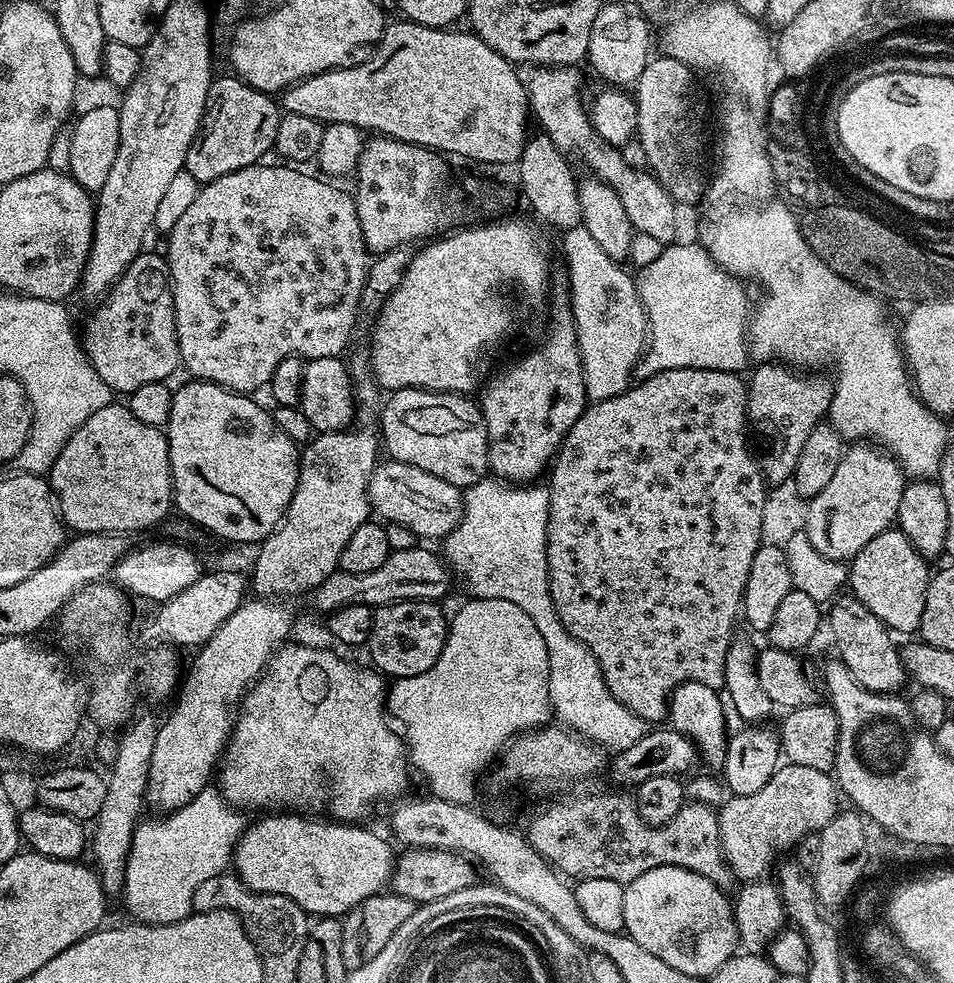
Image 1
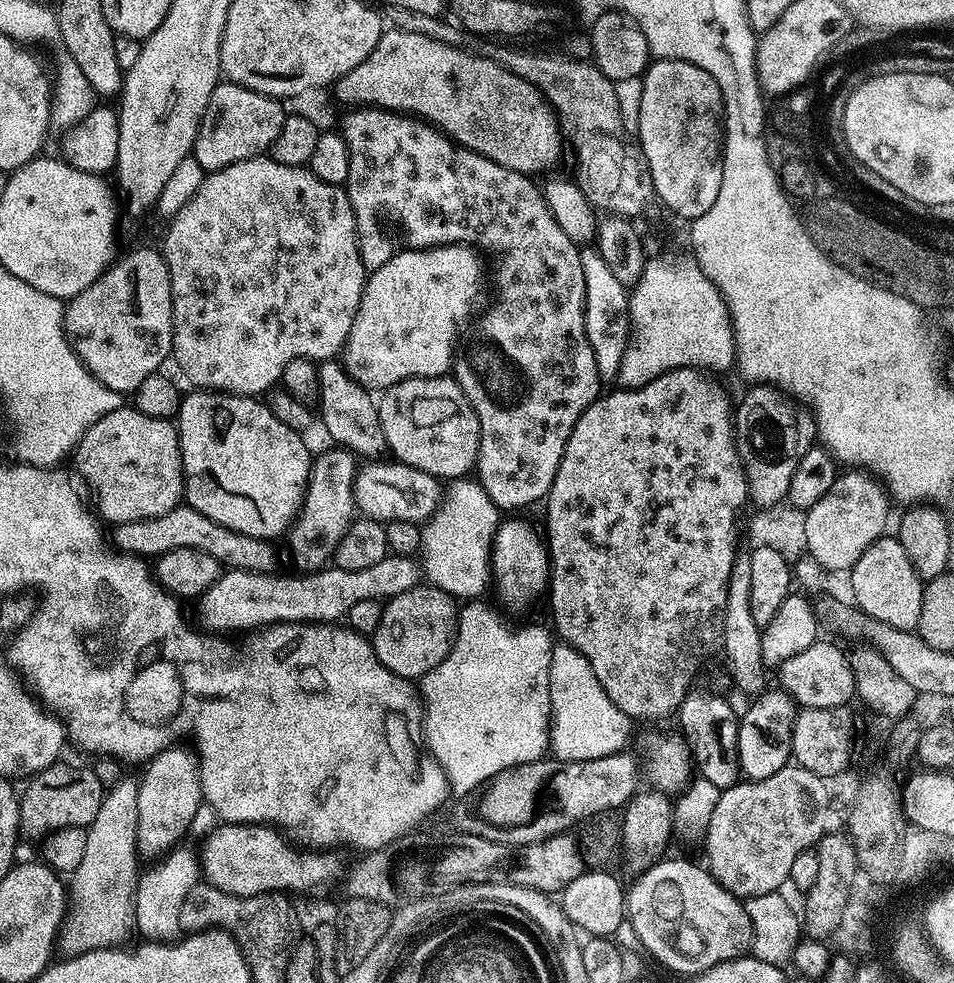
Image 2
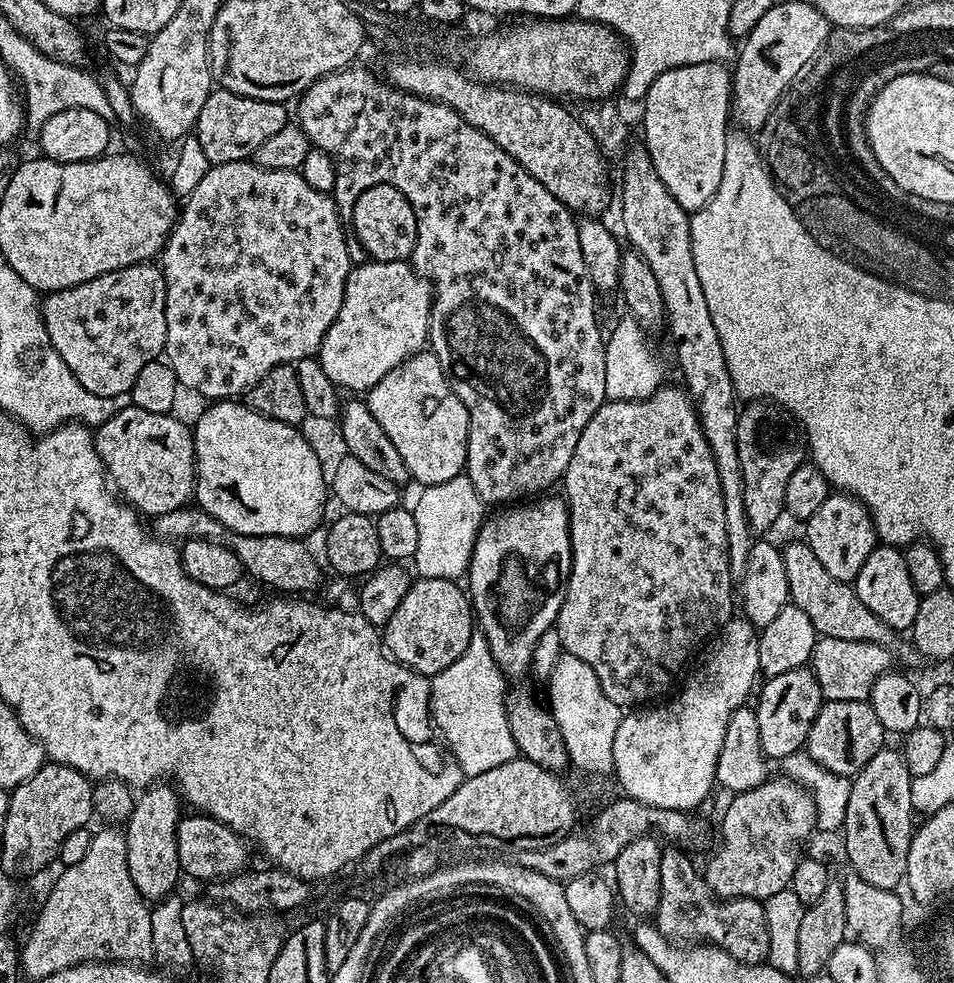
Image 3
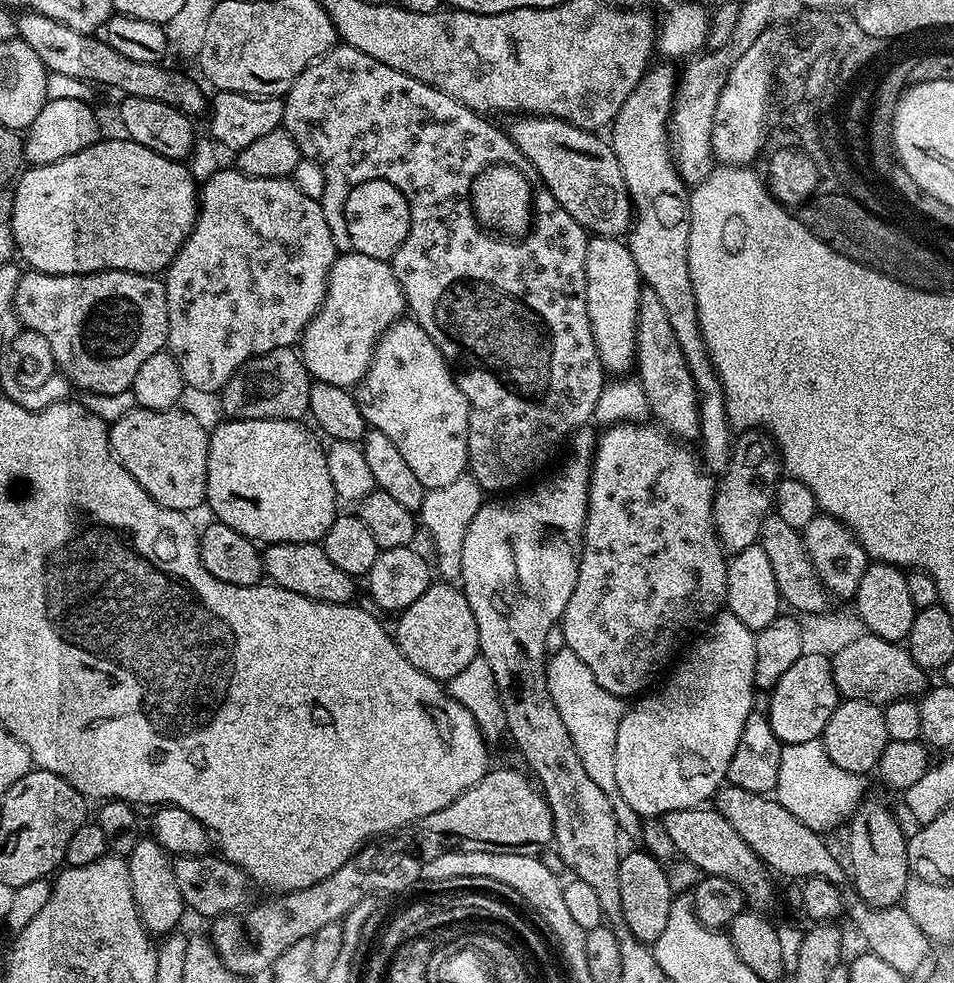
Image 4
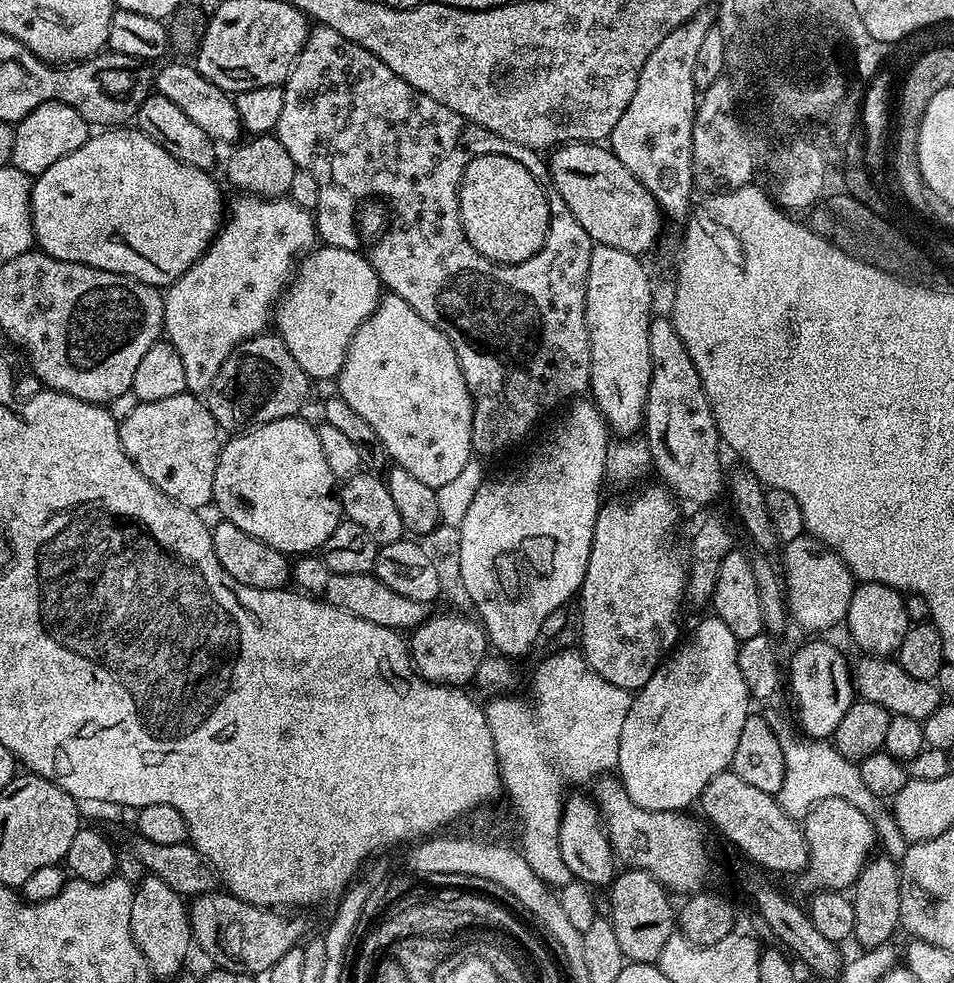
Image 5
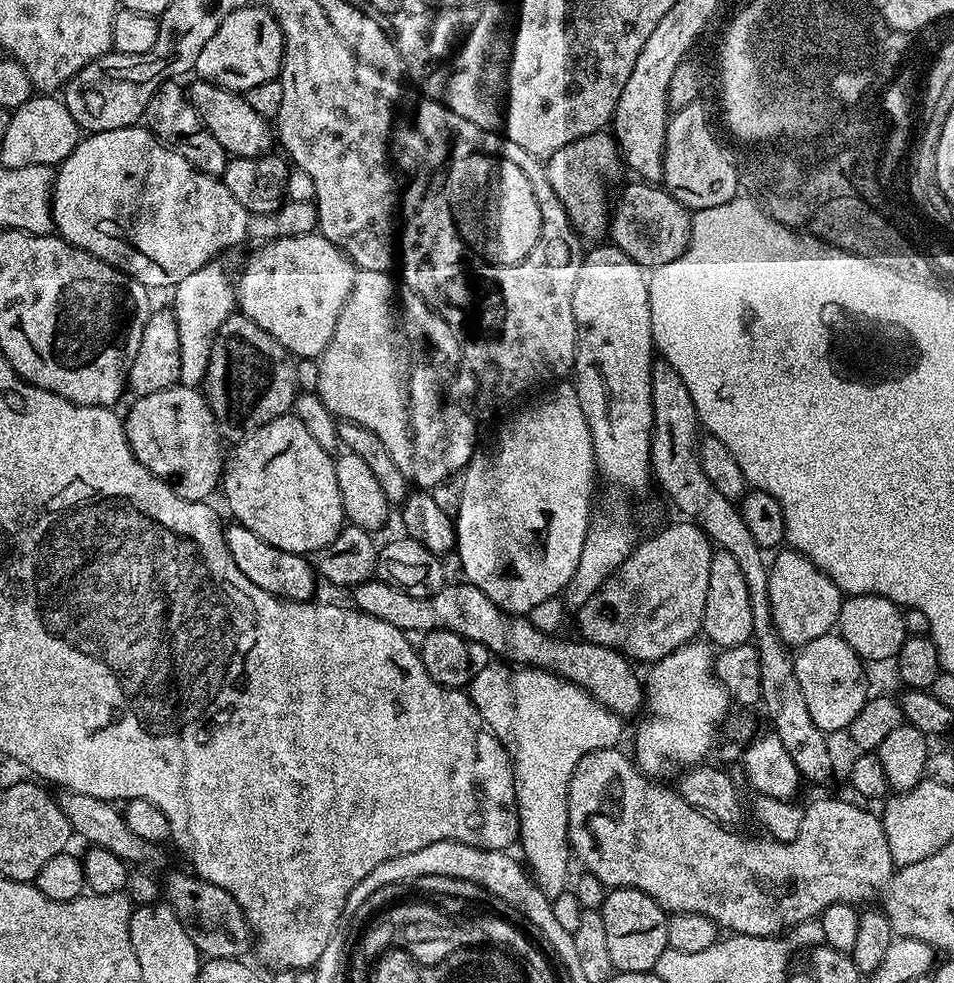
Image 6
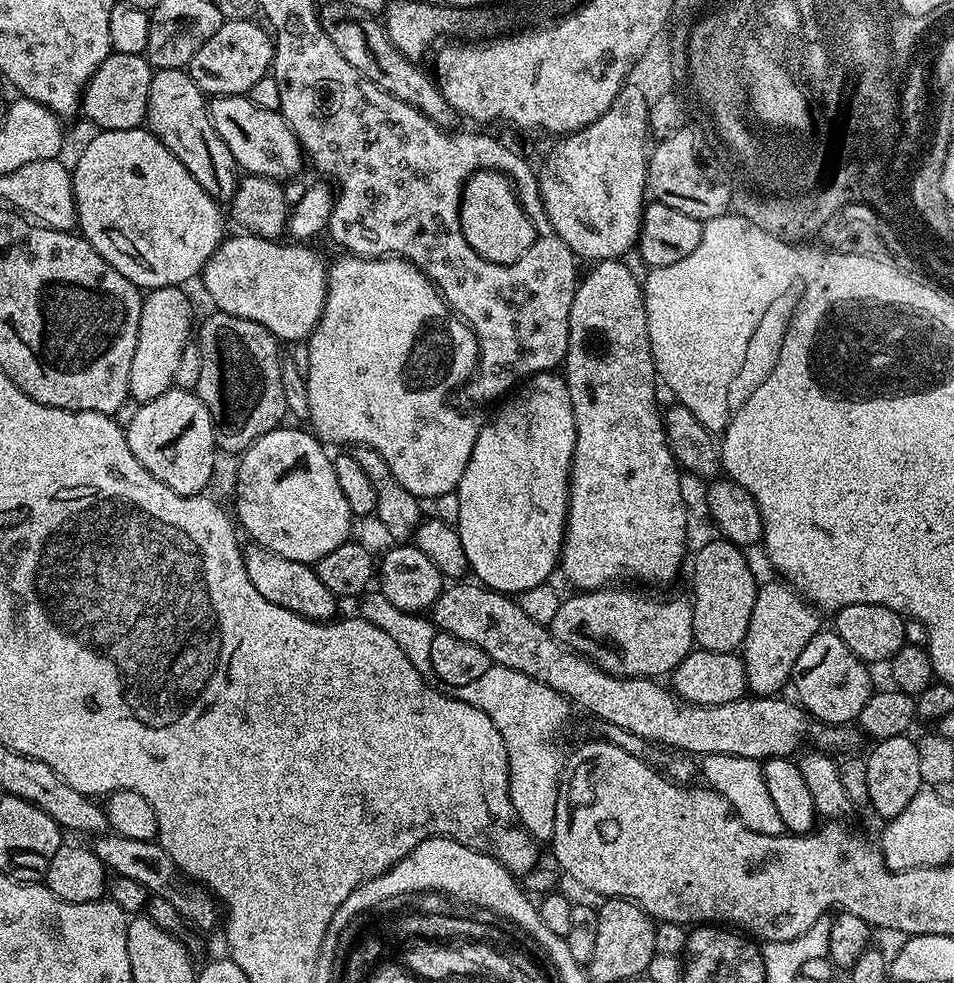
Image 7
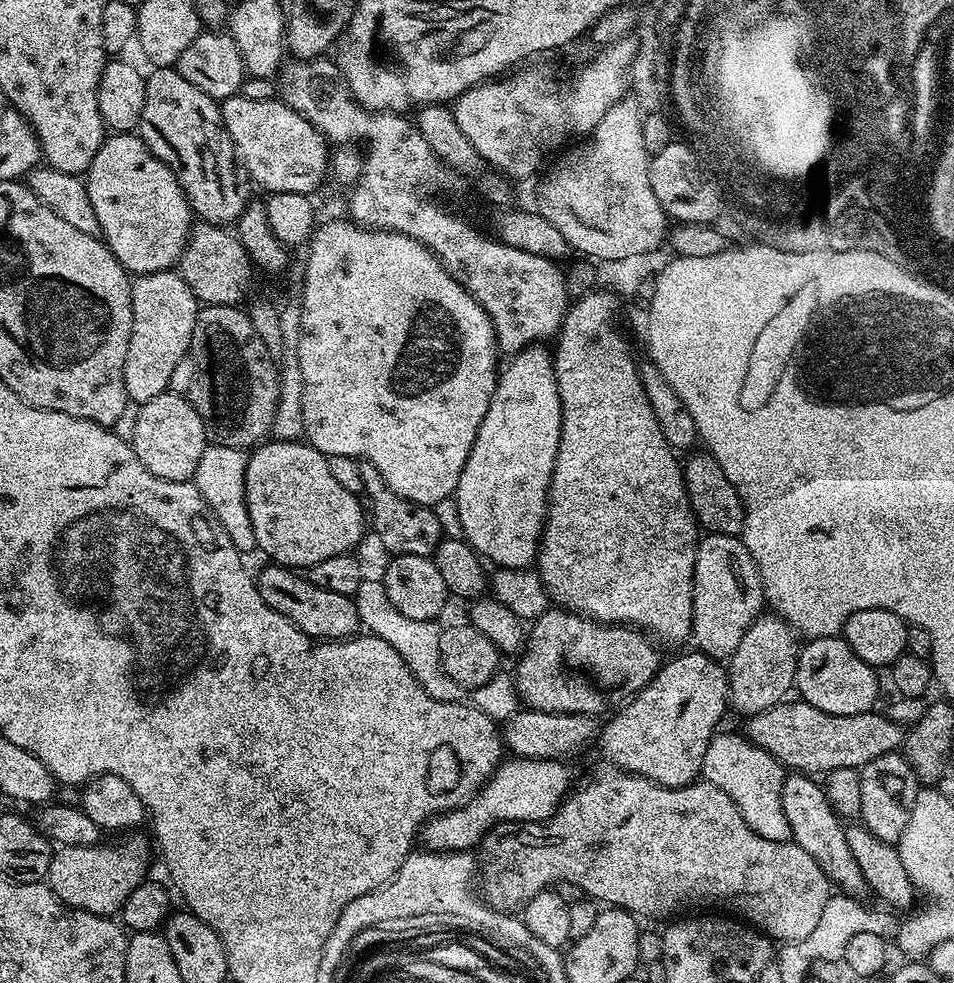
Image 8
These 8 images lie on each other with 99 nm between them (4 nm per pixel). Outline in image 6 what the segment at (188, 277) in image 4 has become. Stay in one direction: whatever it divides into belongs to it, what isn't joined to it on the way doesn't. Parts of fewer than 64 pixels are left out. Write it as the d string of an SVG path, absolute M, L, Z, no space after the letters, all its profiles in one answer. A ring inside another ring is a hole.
M213 262L202 266L202 270L194 270L194 274L190 274L190 278L182 278L182 282L177 284L174 289L174 295L176 295L176 301L170 304L170 311L176 315L178 322L178 350L182 358L179 383L185 388L199 389L205 383L208 374L208 363L216 335L238 308L234 280L231 275L228 277L227 270L220 265L220 262Z

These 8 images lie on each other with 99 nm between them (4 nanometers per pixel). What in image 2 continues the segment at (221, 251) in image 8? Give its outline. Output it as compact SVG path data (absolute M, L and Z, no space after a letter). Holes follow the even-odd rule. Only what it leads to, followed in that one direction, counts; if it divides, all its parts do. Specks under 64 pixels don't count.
M444 244L441 248L414 248L397 251L378 270L374 270L364 281L364 292L358 302L356 317L350 326L348 340L342 349L342 363L349 376L369 390L383 390L394 386L398 382L408 380L412 376L442 376L453 367L454 351L452 352L452 338L456 334L456 320L460 320L468 312L468 303L476 294L476 282L480 278L480 266L476 262L477 253L471 247L462 244Z

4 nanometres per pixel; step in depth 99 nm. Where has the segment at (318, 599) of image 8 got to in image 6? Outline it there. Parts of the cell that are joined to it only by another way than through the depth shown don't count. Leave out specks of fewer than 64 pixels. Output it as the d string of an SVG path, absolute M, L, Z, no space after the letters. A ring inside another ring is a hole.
M235 522L224 529L226 546L234 558L234 566L262 590L280 597L282 600L312 600L315 597L318 573L307 555L298 552L283 552L278 546L270 546L258 534L246 530L246 526Z

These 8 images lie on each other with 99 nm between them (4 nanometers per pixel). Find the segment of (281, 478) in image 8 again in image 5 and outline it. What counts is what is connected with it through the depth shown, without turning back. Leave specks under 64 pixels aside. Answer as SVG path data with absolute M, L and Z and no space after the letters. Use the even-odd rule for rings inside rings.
M299 415L287 416L233 435L232 441L221 447L218 466L214 470L212 504L221 512L219 515L234 522L238 530L246 530L246 534L285 554L312 554L323 549L326 538L334 534L342 519L338 481L330 474L330 465L322 454L317 425L300 419Z

